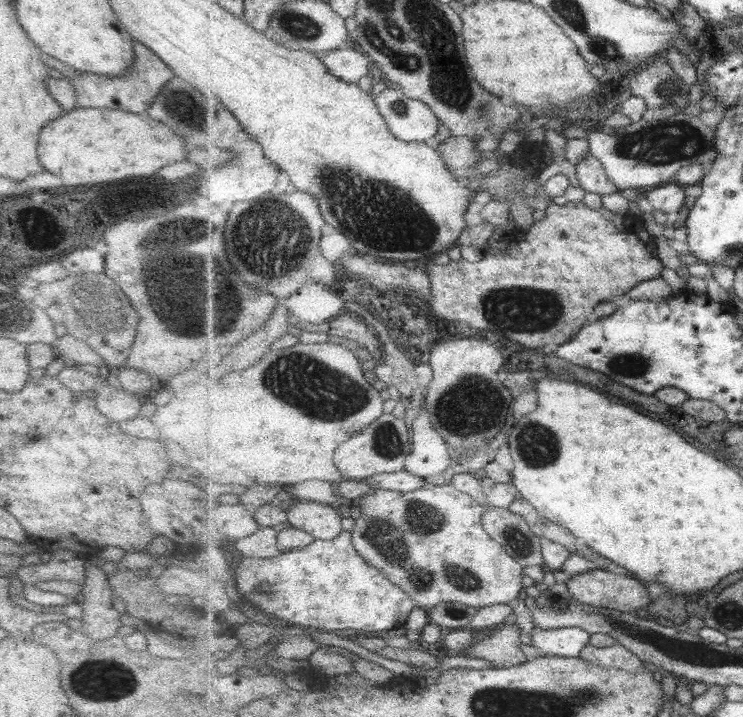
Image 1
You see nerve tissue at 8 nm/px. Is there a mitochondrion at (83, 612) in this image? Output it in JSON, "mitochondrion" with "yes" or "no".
{"mitochondrion":"no"}

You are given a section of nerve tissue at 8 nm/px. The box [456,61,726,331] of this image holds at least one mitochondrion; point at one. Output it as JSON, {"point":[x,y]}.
{"point":[657,143]}

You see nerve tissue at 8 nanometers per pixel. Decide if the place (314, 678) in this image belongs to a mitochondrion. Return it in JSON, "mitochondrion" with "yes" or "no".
{"mitochondrion":"no"}

